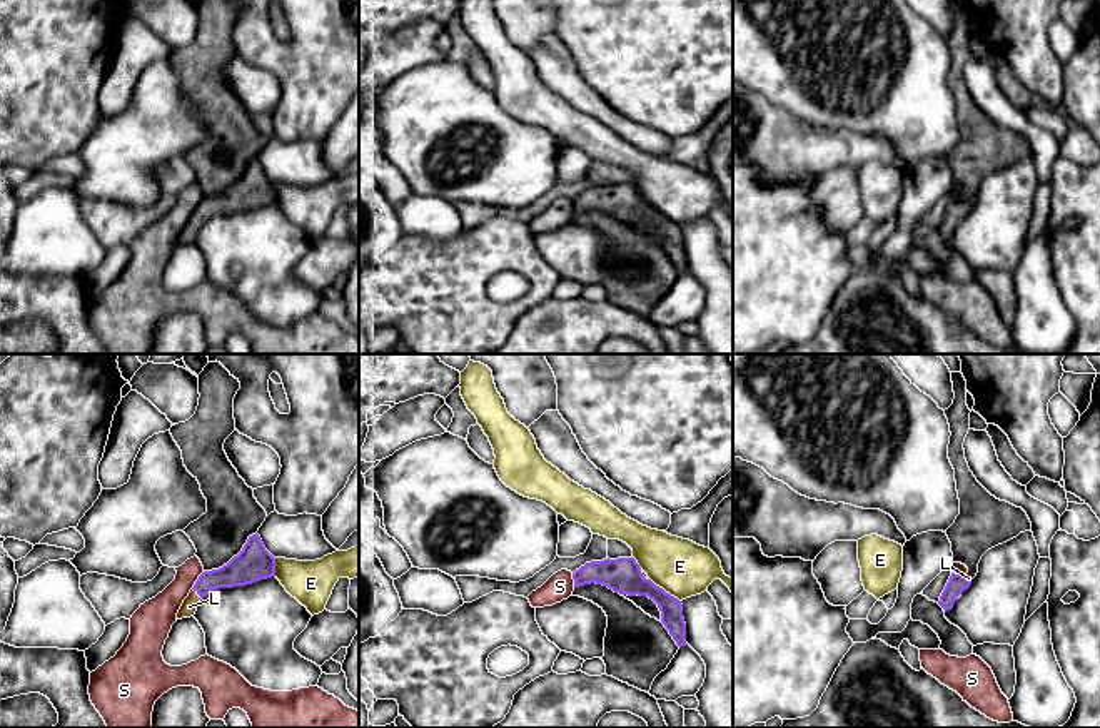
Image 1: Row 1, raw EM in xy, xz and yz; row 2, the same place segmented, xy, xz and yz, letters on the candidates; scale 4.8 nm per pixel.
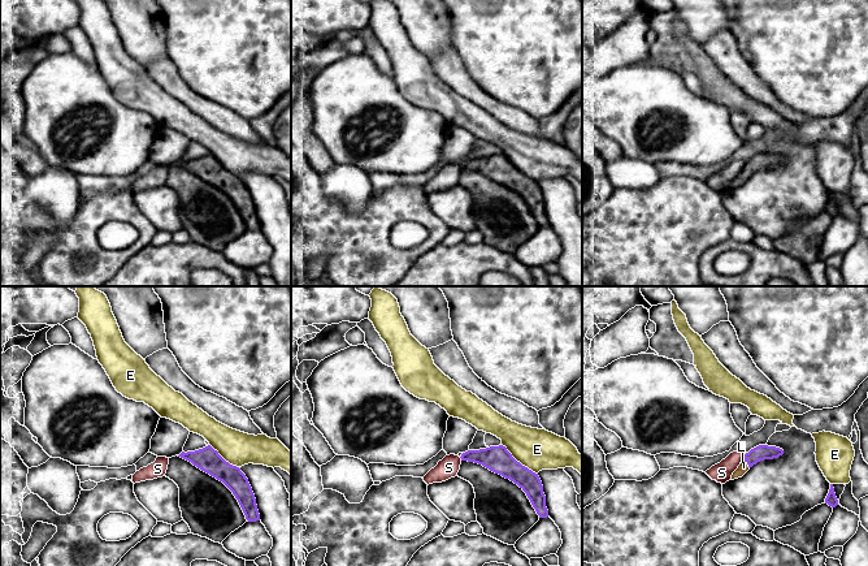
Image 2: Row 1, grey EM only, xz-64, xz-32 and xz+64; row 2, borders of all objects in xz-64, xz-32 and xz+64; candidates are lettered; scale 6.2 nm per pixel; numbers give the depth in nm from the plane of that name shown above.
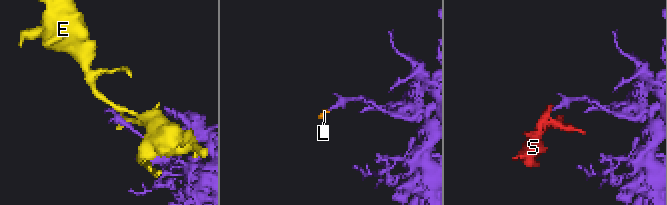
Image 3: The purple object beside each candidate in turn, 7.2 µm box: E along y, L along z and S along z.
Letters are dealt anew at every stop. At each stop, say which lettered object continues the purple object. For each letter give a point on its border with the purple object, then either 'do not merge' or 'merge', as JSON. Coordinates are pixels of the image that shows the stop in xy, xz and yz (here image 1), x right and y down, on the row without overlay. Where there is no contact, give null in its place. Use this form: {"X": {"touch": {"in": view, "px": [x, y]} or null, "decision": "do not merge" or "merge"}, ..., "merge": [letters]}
{"E": {"touch": {"in": "xz", "px": [663, 216]}, "decision": "do not merge"}, "L": {"touch": {"in": "xy", "px": [197, 219]}, "decision": "merge"}, "S": {"touch": {"in": "xy", "px": [197, 206]}, "decision": "do not merge"}, "merge": ["L"]}

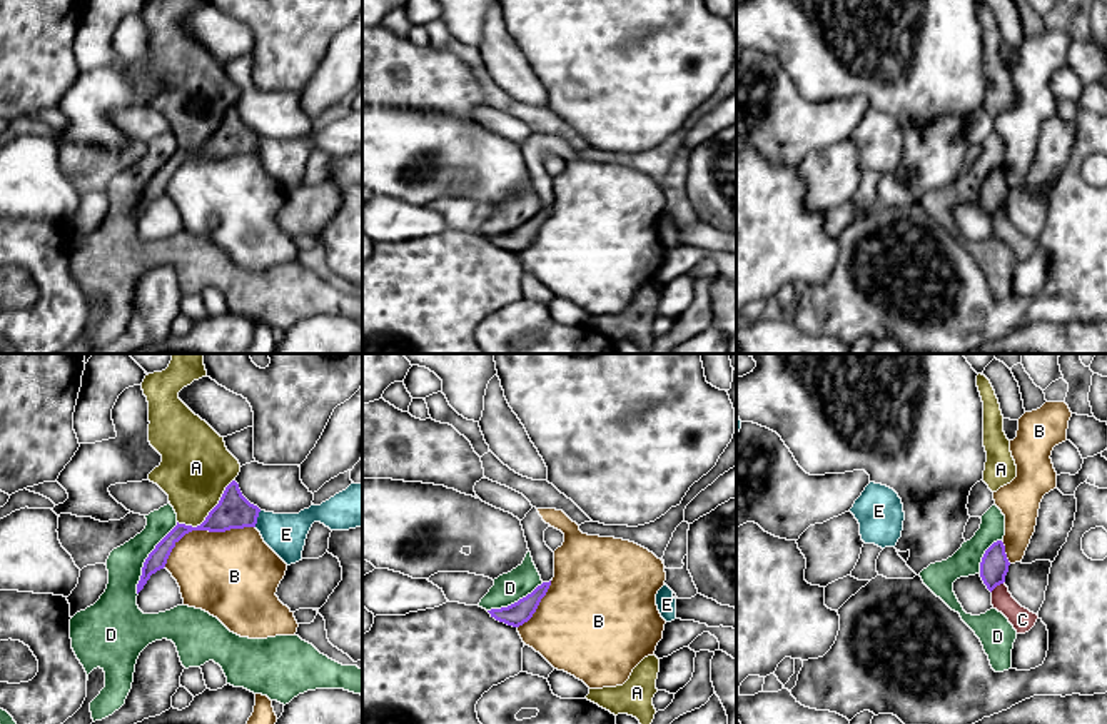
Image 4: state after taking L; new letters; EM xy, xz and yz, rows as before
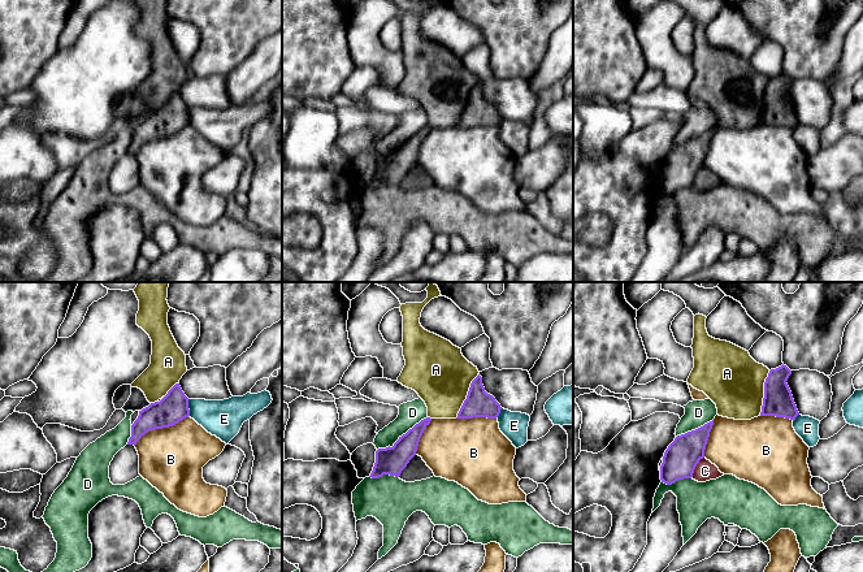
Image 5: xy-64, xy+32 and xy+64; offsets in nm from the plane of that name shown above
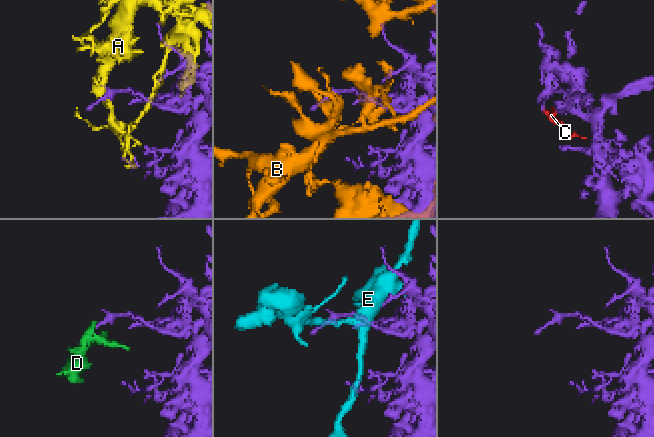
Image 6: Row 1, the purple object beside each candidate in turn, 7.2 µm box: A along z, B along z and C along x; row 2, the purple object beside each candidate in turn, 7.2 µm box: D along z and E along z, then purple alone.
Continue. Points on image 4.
{"A": {"touch": {"in": "xy", "px": [209, 139]}, "decision": "do not merge"}, "B": {"touch": {"in": "xy", "px": [204, 155]}, "decision": "do not merge"}, "C": {"touch": {"in": "yz", "px": [997, 211]}, "decision": "do not merge"}, "D": {"touch": {"in": "xy", "px": [146, 186]}, "decision": "do not merge"}, "E": {"touch": {"in": "xy", "px": [256, 145]}, "decision": "do not merge"}, "merge": []}

